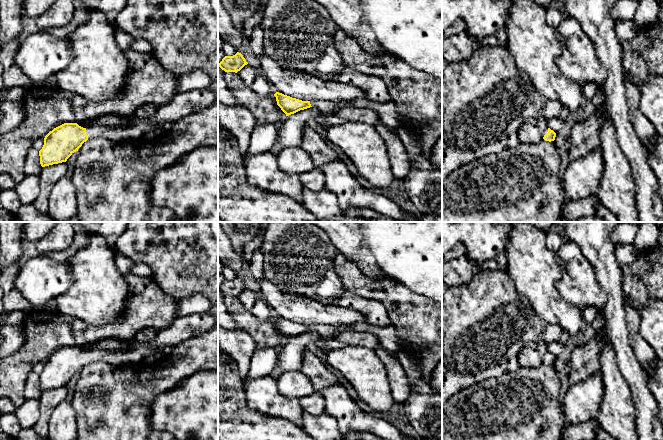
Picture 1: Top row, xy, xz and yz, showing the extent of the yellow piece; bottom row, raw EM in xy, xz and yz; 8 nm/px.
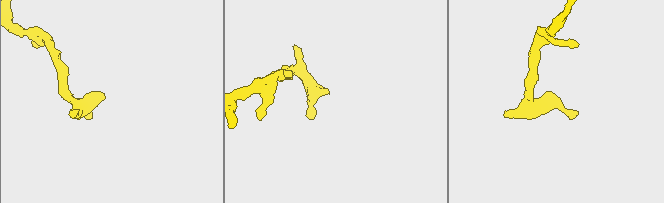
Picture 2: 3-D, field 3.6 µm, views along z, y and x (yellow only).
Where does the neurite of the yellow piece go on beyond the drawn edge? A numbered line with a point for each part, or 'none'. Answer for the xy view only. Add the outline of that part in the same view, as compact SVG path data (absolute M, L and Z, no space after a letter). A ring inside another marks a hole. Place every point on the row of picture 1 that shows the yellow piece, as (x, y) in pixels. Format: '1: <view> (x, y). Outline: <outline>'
1: xy (134, 132). Outline: M141 121L129 127L109 128L105 126L96 125L86 128L86 133L89 139L104 137L113 142L123 142L126 140L134 141L141 139L146 132L153 131L160 127L164 132L169 131L173 127L174 122L166 121Z

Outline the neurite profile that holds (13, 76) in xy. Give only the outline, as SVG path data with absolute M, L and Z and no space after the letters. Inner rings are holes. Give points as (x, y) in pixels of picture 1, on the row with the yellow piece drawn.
M19 38L4 44L0 49L0 62L3 66L3 88L0 93L0 105L6 100L4 94L13 87L28 87L31 80L16 65L14 56L20 46Z

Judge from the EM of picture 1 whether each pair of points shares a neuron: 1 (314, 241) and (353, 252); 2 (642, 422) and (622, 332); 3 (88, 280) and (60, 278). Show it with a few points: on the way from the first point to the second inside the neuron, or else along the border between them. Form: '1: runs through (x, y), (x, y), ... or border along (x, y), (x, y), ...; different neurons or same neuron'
1: border along (324, 232), (338, 252); different neurons
2: runs through (642, 400), (636, 379), (624, 354); same neuron
3: border along (66, 261), (71, 285), (56, 297); different neurons

